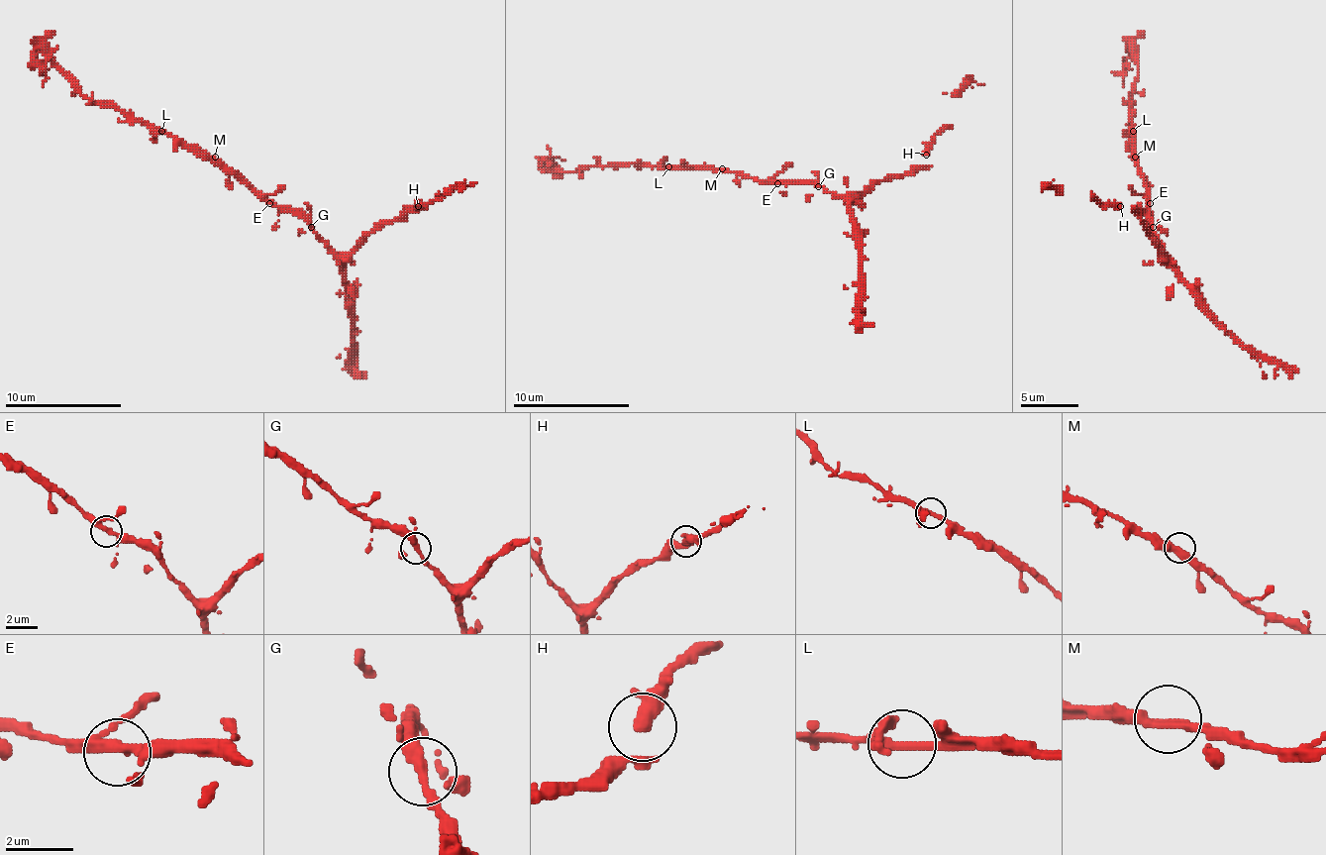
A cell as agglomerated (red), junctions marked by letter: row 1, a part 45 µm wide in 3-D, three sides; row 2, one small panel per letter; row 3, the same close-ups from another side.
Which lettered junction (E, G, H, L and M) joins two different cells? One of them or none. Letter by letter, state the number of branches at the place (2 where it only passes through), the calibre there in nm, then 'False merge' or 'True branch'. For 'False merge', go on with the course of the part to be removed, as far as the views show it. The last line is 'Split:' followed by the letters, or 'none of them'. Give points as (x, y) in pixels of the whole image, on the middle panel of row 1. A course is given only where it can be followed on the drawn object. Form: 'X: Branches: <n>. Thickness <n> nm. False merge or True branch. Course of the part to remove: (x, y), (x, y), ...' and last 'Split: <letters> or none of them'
E: Branches: 3. Thickness 280 nm. True branch
G: Branches: 4. Thickness 280 nm. True branch
H: Branches: 3. Thickness 280 nm. True branch
L: Branches: 3. Thickness 280 nm. True branch
M: Branches: 2. Thickness 360 nm. True branch
Split: none of them

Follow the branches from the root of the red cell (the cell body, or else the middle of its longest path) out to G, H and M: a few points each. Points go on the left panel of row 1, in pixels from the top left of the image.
G: (269, 203), (290, 206), (311, 227)
H: (269, 203), (290, 206), (340, 256), (349, 256), (371, 232), (386, 224), (401, 221), (418, 206)
M: (269, 203), (241, 182), (215, 157)

